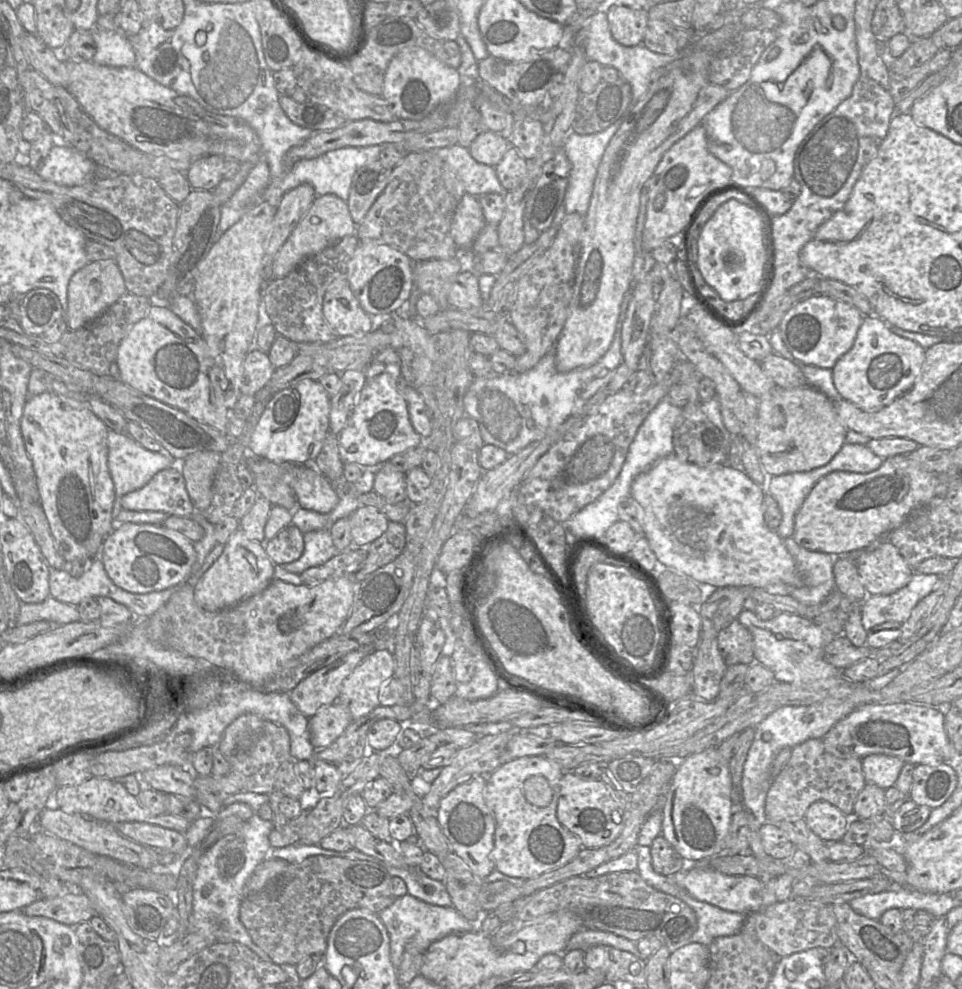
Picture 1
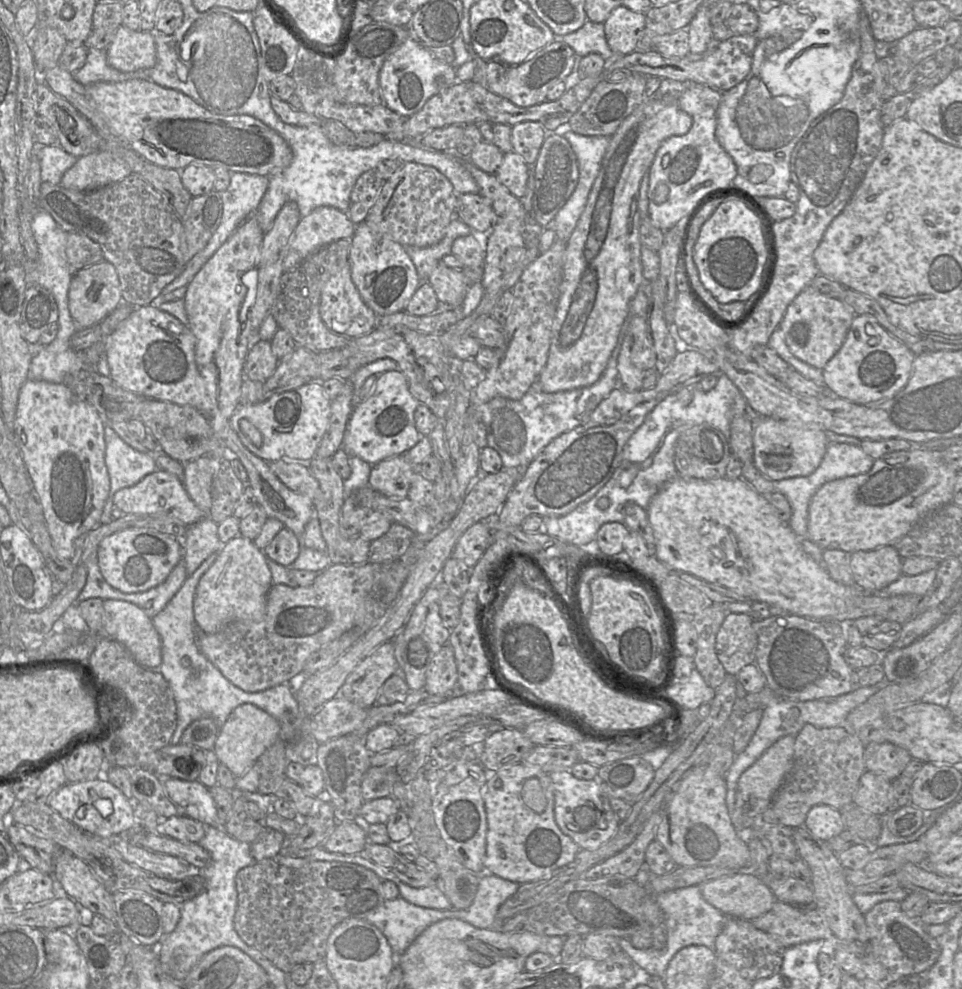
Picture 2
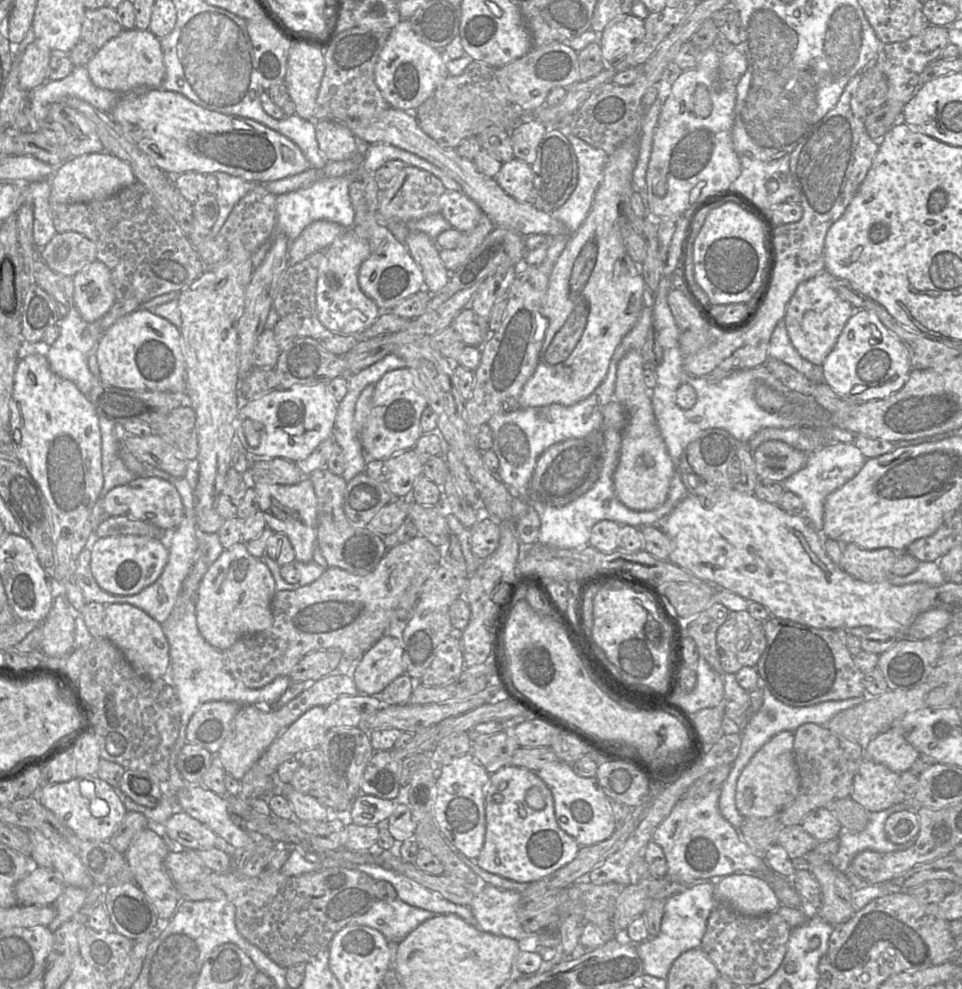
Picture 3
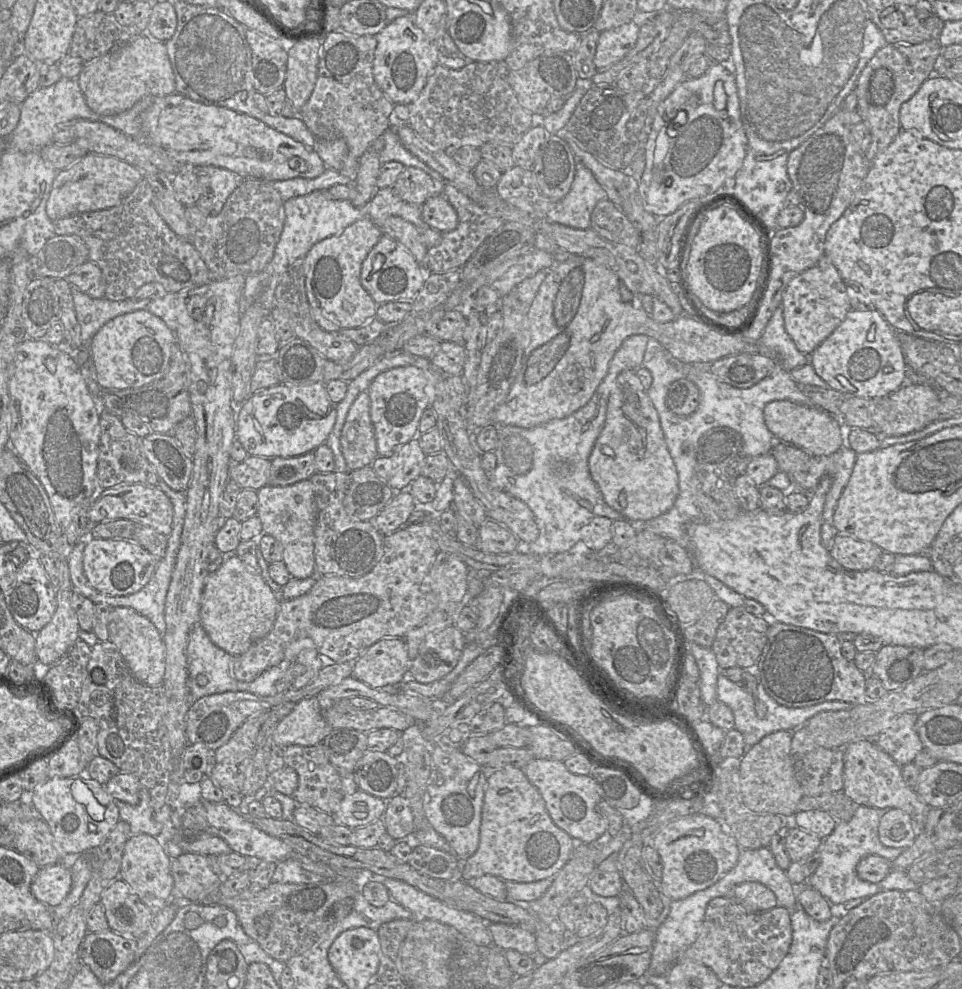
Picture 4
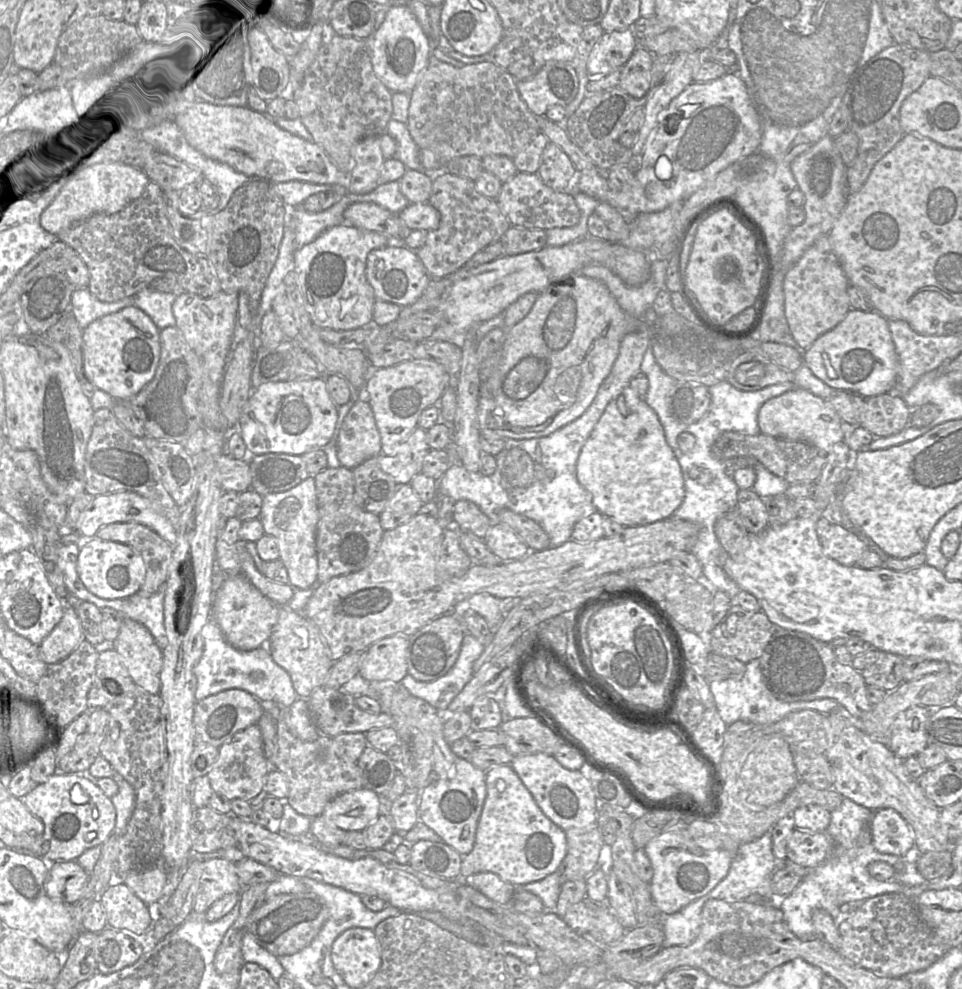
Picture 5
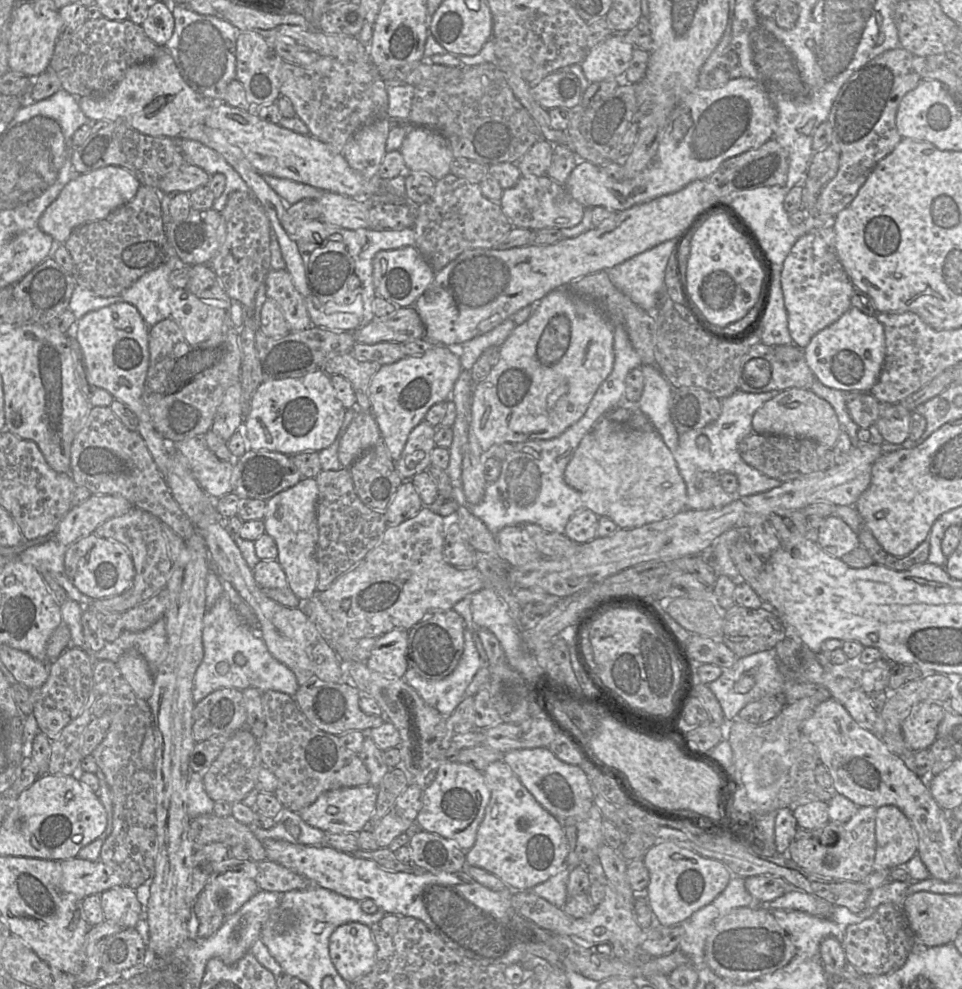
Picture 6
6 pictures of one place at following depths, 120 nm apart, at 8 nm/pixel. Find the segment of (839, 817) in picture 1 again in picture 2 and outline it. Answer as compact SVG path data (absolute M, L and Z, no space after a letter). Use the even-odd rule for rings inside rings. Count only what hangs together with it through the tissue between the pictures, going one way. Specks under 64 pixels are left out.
M826 804L813 806L807 813L804 826L823 841L830 841L845 830L840 811Z

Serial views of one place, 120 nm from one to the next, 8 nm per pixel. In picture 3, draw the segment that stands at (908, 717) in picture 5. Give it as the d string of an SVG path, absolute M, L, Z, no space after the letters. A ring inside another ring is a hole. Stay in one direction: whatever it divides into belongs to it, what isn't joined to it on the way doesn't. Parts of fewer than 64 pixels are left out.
M889 727L864 742L865 756L900 774L910 769L920 753L897 727Z

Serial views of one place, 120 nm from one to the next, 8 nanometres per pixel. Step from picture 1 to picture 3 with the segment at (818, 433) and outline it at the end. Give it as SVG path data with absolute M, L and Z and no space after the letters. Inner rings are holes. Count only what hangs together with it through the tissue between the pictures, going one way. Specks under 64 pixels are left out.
M768 440L752 456L758 478L782 482L805 466L808 453L779 440Z

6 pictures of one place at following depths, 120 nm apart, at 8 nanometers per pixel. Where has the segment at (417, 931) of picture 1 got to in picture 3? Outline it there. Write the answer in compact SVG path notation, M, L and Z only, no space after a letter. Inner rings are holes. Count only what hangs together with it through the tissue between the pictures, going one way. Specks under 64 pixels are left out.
M400 899L378 900L365 914L353 919L349 925L364 925L381 932L391 945L398 945L427 919L437 915Z

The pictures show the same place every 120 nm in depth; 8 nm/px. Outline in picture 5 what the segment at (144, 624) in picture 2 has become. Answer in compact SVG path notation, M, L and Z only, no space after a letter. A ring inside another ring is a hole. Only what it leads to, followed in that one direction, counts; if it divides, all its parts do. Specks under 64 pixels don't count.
M124 617L114 649L134 683L151 694L159 694L162 650L141 623Z

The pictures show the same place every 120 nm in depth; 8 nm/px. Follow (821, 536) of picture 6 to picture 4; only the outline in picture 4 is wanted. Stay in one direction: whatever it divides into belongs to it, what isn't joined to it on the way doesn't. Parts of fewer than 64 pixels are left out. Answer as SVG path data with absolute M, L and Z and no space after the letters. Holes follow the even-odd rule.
M837 533L829 550L831 557L843 568L851 571L874 569L883 550L871 542L863 542L852 536Z

